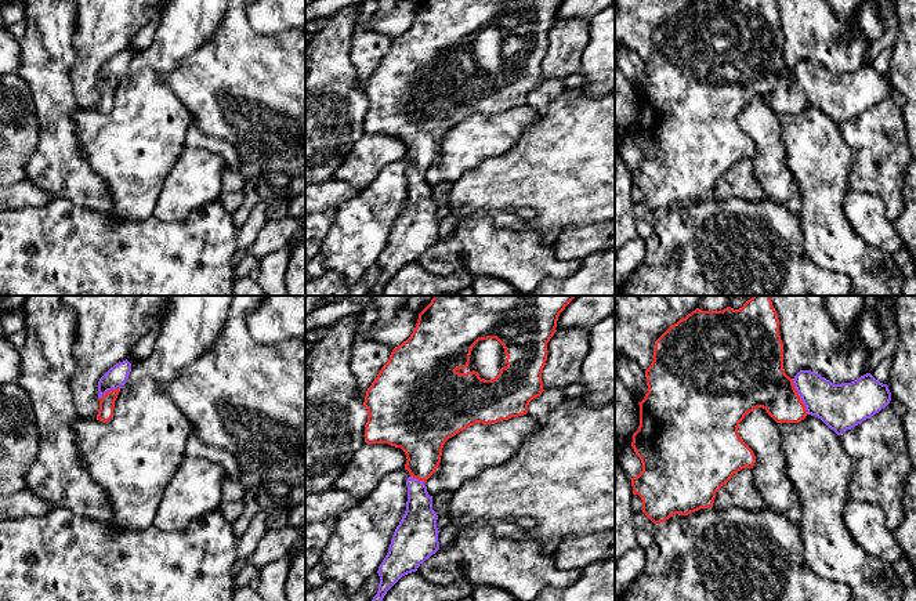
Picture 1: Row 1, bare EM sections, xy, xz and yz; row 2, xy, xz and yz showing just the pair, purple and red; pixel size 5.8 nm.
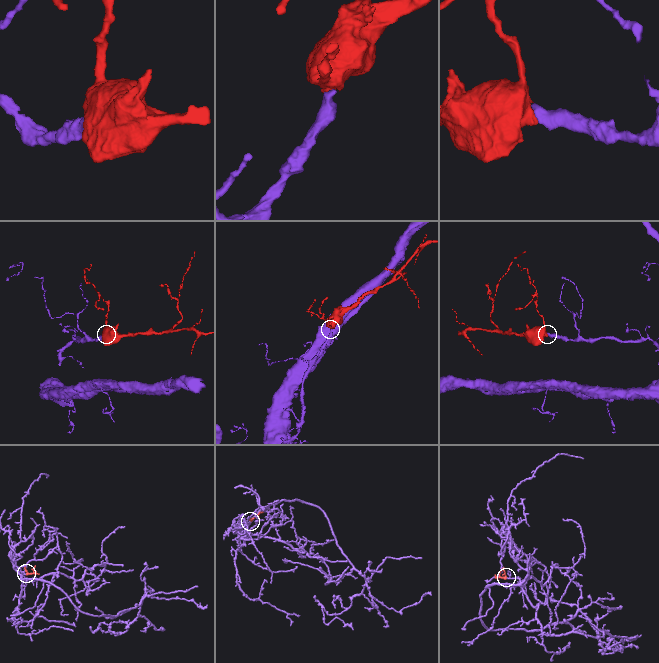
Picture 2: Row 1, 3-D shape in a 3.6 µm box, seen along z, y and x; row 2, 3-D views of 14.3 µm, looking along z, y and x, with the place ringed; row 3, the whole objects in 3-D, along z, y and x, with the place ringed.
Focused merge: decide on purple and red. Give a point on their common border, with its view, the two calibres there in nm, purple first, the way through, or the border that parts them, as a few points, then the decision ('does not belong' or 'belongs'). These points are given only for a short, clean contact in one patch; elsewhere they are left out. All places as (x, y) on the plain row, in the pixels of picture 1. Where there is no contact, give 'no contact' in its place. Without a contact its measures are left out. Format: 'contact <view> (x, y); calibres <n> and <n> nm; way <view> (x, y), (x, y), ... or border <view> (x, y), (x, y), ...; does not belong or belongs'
contact yz (800, 87); calibres 280 and 300 nm; way yz (842, 97), (818, 87), (800, 87), (781, 87), (760, 72); belongs

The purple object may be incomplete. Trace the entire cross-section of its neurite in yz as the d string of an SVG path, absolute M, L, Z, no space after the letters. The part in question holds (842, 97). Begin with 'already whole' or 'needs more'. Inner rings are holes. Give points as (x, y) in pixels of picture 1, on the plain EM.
needs more; M695 0L677 14L671 15L656 32L653 40L653 51L645 61L648 83L640 95L640 116L633 124L631 137L636 145L641 149L642 162L631 169L633 185L638 185L642 191L642 203L653 213L660 214L676 204L688 206L700 199L713 198L716 182L725 175L734 164L742 159L753 159L756 146L753 141L743 133L738 124L739 113L746 105L757 98L763 98L776 113L799 113L805 109L807 105L821 109L830 120L837 126L841 126L847 120L854 119L863 111L870 109L881 99L884 99L891 91L891 83L887 75L877 72L870 64L861 66L851 73L834 75L811 61L800 61L793 69L790 69L783 59L783 33L779 26L779 10L775 0L723 0L723 1L702 1Z

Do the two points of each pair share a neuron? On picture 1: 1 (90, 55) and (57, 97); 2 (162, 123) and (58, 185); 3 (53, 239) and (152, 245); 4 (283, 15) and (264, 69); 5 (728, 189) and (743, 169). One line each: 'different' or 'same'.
1: different
2: different
3: same
4: different
5: same

